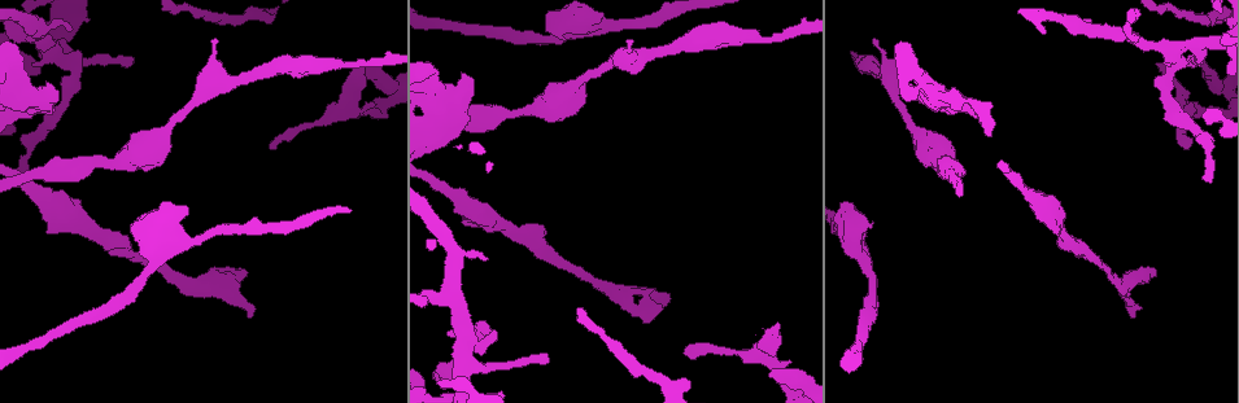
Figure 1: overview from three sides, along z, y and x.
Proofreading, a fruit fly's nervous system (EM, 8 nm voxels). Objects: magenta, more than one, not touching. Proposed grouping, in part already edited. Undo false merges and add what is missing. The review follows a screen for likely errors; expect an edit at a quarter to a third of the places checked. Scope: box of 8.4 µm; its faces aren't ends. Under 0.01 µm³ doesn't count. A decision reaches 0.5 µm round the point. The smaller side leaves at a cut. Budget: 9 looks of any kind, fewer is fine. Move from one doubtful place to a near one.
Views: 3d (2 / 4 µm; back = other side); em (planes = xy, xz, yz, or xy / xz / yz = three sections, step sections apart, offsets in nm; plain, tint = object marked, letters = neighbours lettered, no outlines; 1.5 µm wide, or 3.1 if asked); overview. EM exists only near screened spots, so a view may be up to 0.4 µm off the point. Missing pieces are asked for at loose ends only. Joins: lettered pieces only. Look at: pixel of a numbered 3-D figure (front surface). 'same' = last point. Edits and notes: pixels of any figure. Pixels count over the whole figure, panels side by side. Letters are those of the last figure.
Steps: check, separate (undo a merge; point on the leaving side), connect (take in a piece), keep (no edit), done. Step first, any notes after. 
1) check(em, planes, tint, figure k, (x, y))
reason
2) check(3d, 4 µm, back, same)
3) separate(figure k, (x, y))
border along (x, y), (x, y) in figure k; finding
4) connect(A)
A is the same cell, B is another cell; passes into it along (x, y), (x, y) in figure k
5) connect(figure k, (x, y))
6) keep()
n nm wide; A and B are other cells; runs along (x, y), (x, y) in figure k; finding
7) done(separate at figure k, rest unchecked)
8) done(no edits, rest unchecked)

check(em, planes, tint, figure 1, (46, 84))
branch stops here

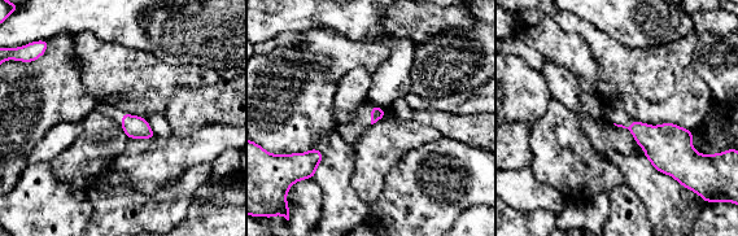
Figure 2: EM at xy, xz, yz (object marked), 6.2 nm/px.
check(em, planes, letters, same)
what lies round it

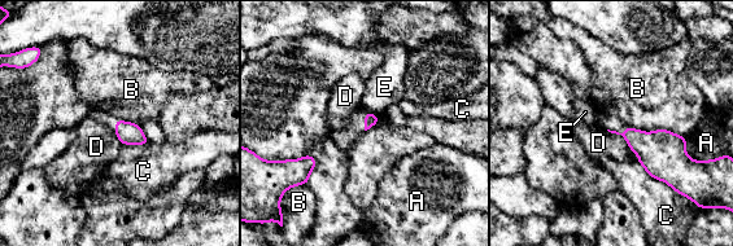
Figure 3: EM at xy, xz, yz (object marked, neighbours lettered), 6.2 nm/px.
keep()
A, B, C, D and E are other cells; border along (628, 126), (685, 136) in figure 3; no lettered piece goes on from it

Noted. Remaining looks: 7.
check(3d, 4 µm, figure 1, (631, 40))
free end

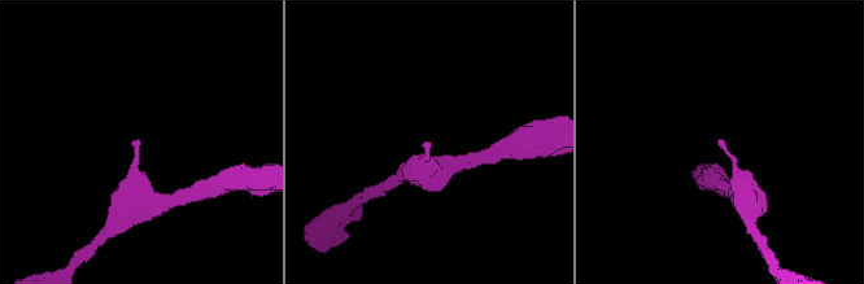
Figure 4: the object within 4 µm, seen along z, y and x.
check(em, yz, step 4, tint, figure 4, (140, 141))
need the tissue

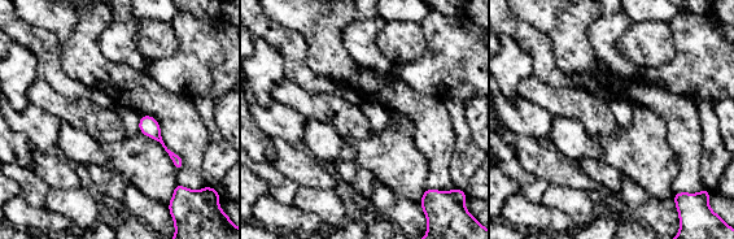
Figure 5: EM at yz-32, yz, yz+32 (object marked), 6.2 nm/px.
check(em, yz, step 4, letters, same)

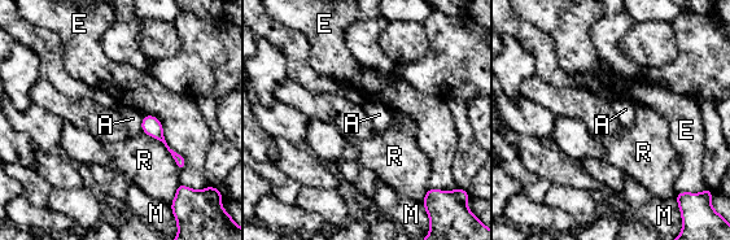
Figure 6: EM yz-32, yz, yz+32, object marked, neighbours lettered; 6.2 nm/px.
keep()
A, E, M and R are other cells; border along (143, 131), (164, 144), (180, 170) in figure 6; no lettered piece goes on from it

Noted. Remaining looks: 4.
check(3d, 4 µm, figure 1, (486, 259))
an open end

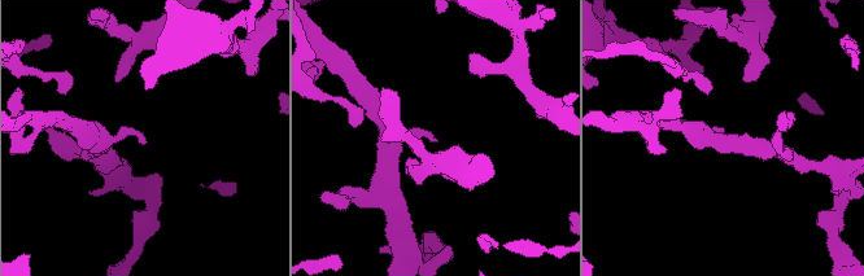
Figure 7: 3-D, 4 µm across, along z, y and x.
check(em, xy, step 4, letters, figure 7, (437, 142))

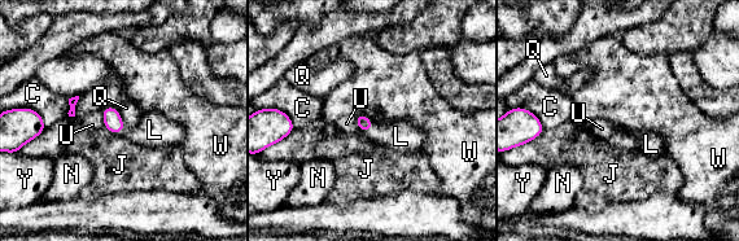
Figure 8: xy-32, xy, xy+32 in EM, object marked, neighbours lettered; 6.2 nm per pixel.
connect(L)
L is the same cell, C, J, N, Q, U, W and Y are other cells; it goes on there

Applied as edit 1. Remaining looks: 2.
check(em, planes, letters, figure 1, (846, 209))
free end

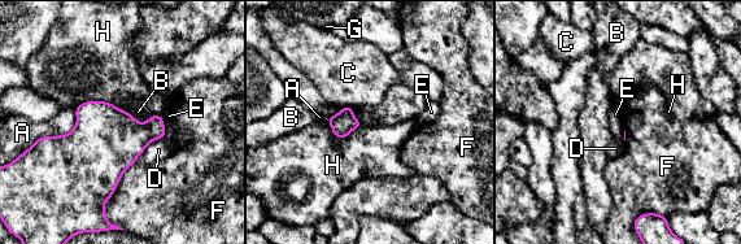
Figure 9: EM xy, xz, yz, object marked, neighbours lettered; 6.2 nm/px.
keep()
A, B, C, D, E, F, G and H are other cells; border along (112, 104), (142, 122), (152, 114) in figure 9; no lettered piece goes on from it

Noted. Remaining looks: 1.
done(connect at figure 8, rest unchecked)

